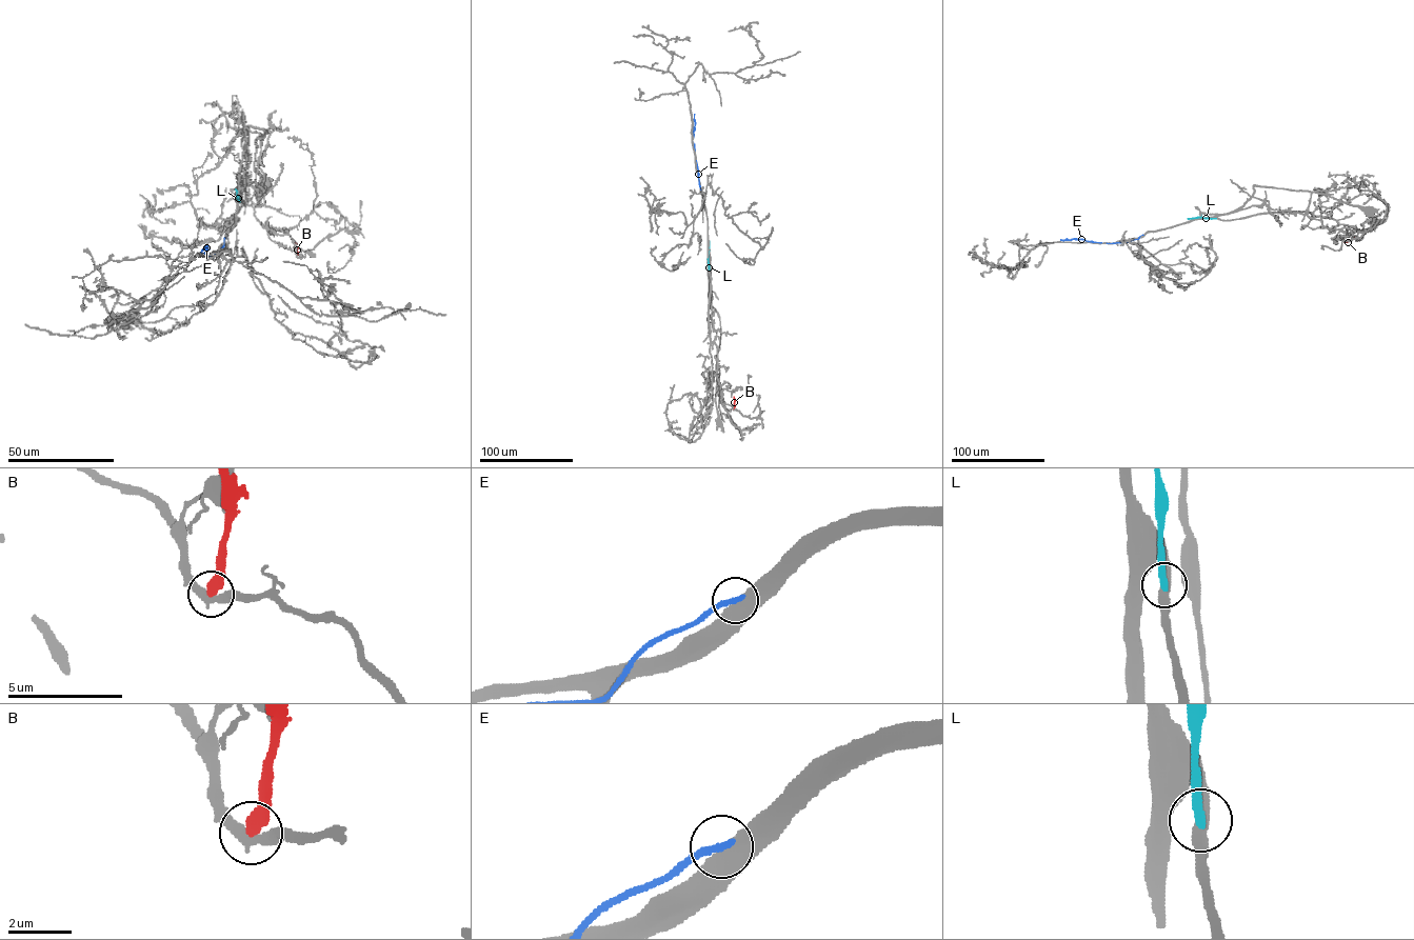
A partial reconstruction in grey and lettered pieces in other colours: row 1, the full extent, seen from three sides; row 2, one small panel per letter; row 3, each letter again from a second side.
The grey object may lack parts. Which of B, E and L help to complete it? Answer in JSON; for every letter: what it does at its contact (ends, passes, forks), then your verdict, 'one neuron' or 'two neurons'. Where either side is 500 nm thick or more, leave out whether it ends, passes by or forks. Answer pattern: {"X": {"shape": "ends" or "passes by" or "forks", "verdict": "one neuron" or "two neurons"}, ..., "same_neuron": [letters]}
{"B": {"shape": "ends", "verdict": "two neurons"}, "E": {"verdict": "two neurons"}, "L": {"shape": "ends", "verdict": "two neurons"}, "same_neuron": []}

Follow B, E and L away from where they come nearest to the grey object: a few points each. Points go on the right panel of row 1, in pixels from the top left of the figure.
B: (1356, 237), (1343, 241)
E: (1143, 235), (1130, 241), (1114, 243), (1060, 239)
L: (1216, 218), (1188, 219)

